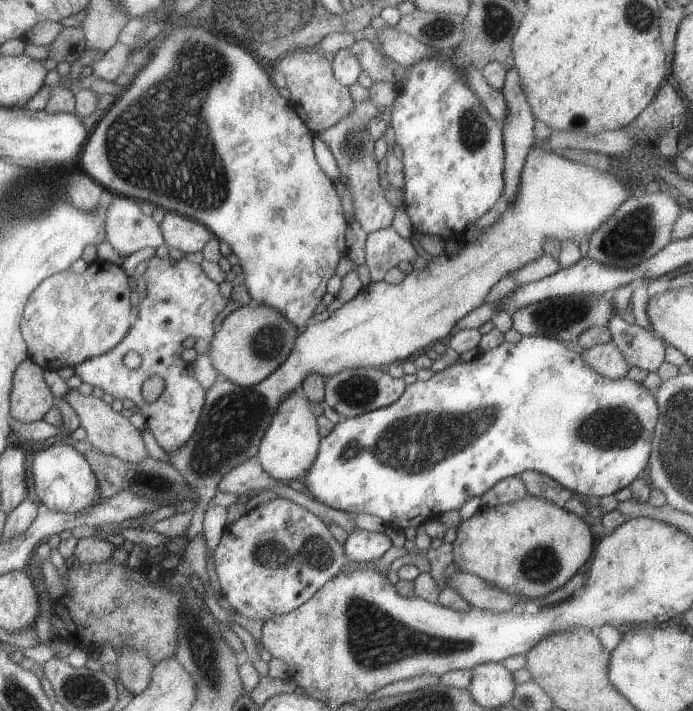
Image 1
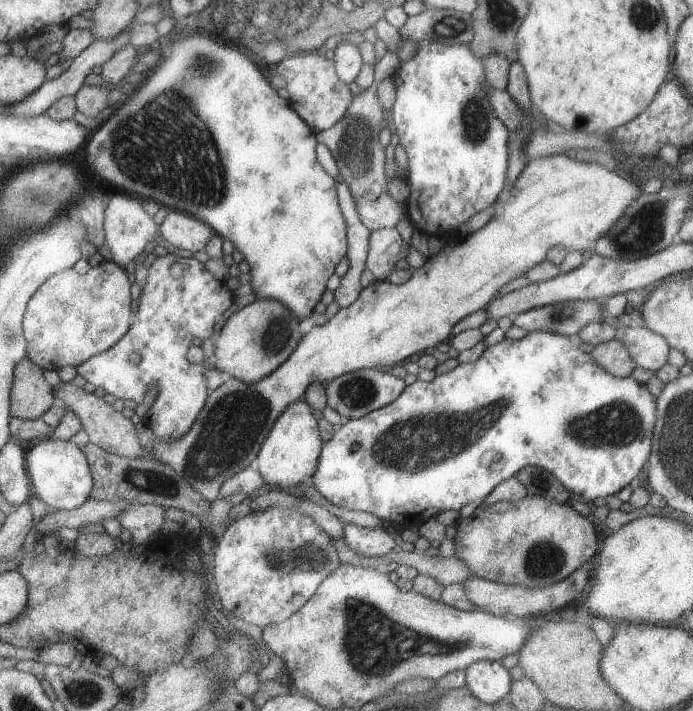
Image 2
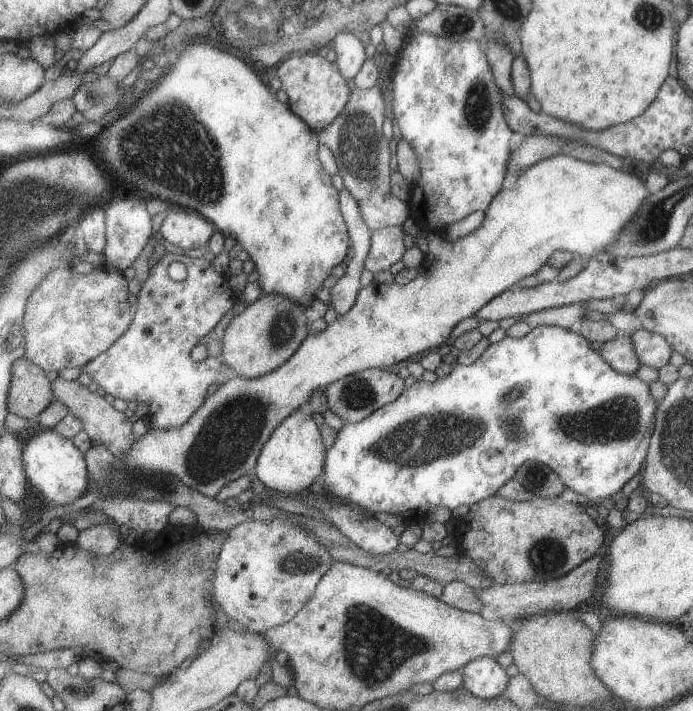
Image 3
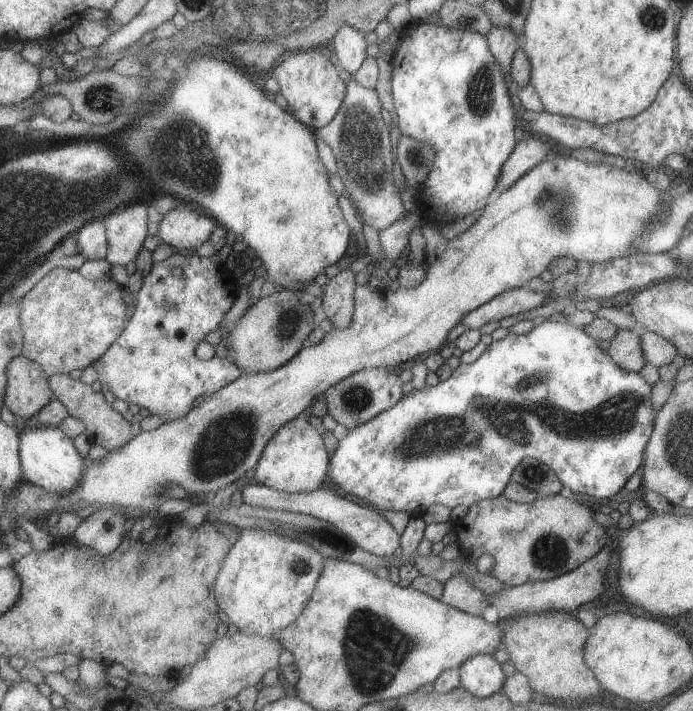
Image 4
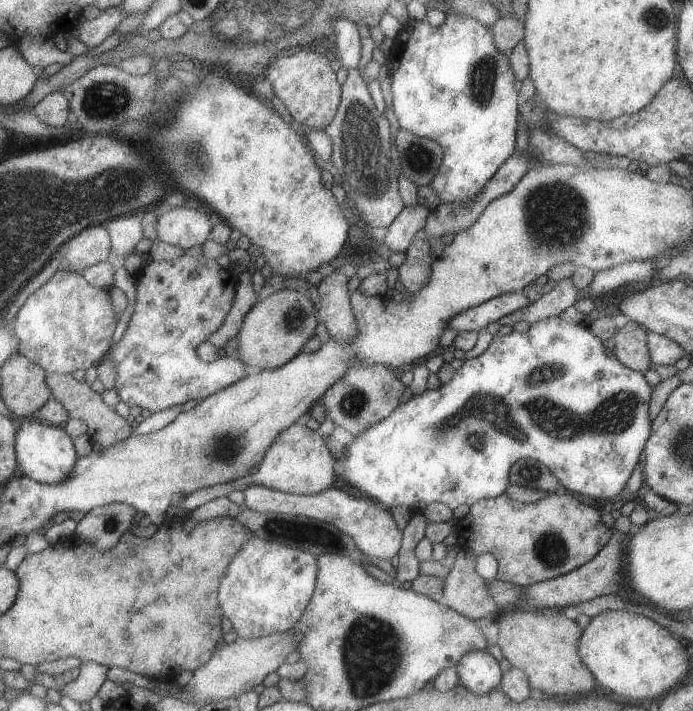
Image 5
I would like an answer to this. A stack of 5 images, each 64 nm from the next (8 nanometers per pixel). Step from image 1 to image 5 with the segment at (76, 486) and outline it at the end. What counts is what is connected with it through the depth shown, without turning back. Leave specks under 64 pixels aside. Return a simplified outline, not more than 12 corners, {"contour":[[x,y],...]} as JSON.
{"contour":[[23,420],[13,448],[21,474],[65,480],[78,457],[63,428]]}

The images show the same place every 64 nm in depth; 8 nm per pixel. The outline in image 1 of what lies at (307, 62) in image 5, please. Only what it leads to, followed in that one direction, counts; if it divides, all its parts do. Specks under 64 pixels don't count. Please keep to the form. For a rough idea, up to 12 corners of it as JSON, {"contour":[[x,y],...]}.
{"contour":[[318,49],[277,64],[288,103],[313,136],[353,110]]}

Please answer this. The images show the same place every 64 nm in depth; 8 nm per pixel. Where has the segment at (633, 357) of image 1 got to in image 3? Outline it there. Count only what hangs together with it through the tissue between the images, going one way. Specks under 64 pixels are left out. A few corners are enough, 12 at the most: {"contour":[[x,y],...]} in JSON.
{"contour":[[652,331],[629,334],[641,366],[658,370],[668,363],[671,346]]}

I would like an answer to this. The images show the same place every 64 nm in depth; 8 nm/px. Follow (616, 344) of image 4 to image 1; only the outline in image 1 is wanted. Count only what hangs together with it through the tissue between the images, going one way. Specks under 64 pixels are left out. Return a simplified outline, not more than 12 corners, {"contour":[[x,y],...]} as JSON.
{"contour":[[611,341],[584,349],[581,360],[599,376],[624,378],[630,368]]}

